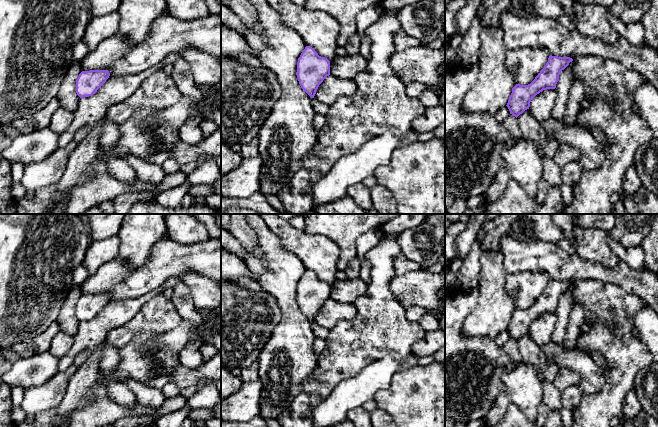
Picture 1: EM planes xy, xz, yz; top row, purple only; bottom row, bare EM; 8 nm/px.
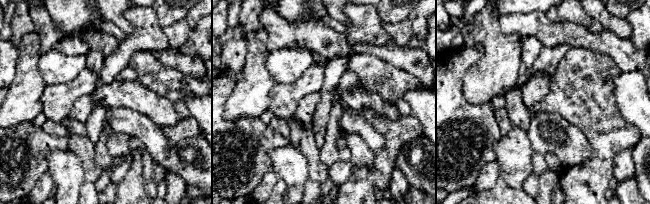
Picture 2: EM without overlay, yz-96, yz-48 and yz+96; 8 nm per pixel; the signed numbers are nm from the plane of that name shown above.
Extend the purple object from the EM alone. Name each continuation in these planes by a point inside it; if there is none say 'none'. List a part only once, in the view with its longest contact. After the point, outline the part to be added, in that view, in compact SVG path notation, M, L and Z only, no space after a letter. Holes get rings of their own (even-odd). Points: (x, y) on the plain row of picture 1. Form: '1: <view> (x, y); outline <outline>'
none

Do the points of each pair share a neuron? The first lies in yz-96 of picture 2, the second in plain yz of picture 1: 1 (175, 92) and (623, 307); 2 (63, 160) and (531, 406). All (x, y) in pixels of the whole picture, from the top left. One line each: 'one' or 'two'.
1: one
2: one

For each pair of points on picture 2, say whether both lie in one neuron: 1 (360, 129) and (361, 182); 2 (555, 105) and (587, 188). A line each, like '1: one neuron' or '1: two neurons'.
1: two neurons
2: one neuron

